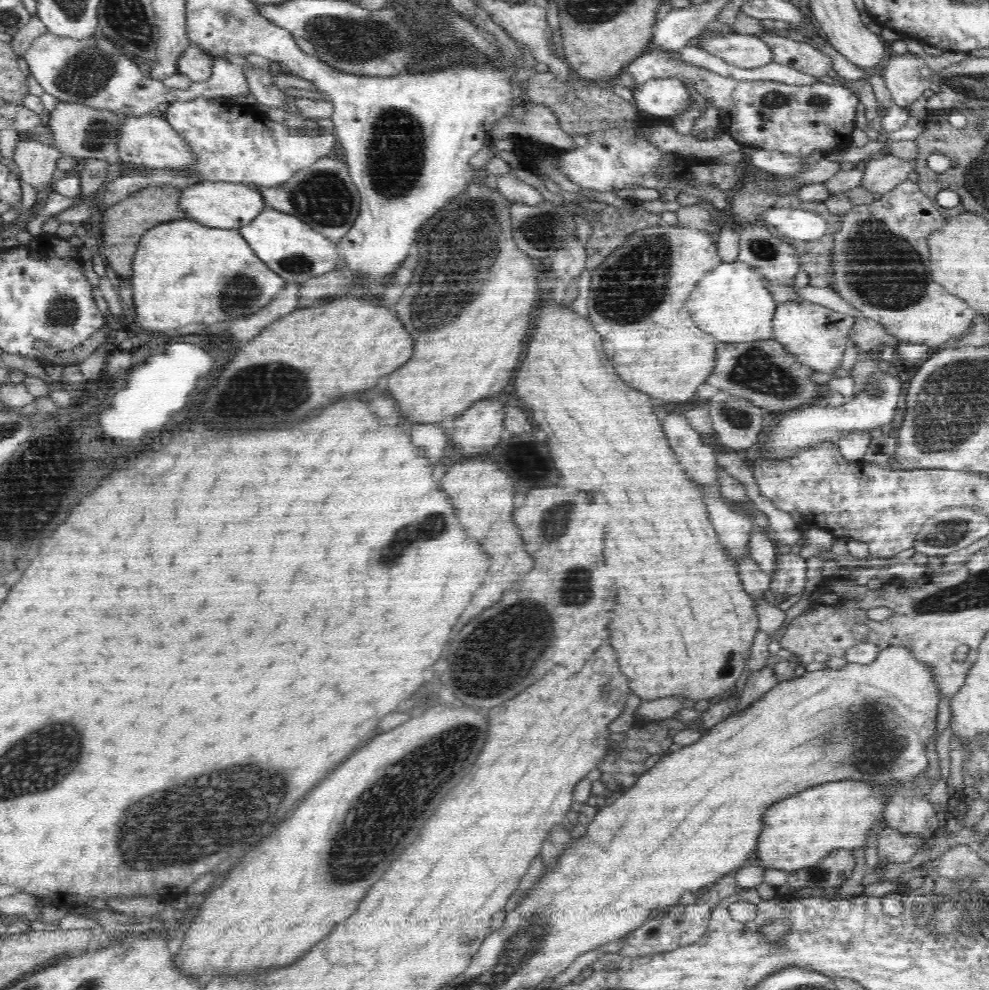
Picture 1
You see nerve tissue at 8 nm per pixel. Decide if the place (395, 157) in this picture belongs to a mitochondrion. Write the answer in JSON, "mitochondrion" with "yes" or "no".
{"mitochondrion":"yes"}

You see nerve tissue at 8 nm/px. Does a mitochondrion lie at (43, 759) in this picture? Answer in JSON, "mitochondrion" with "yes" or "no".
{"mitochondrion":"yes"}

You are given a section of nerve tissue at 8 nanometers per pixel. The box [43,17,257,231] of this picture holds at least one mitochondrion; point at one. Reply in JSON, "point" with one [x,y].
{"point":[87,75]}

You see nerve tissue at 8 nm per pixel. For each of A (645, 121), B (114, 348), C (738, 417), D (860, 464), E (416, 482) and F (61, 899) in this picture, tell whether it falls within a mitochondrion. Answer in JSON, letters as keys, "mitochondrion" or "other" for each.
{"A":"other","B":"other","C":"mitochondrion","D":"other","E":"other","F":"other"}

